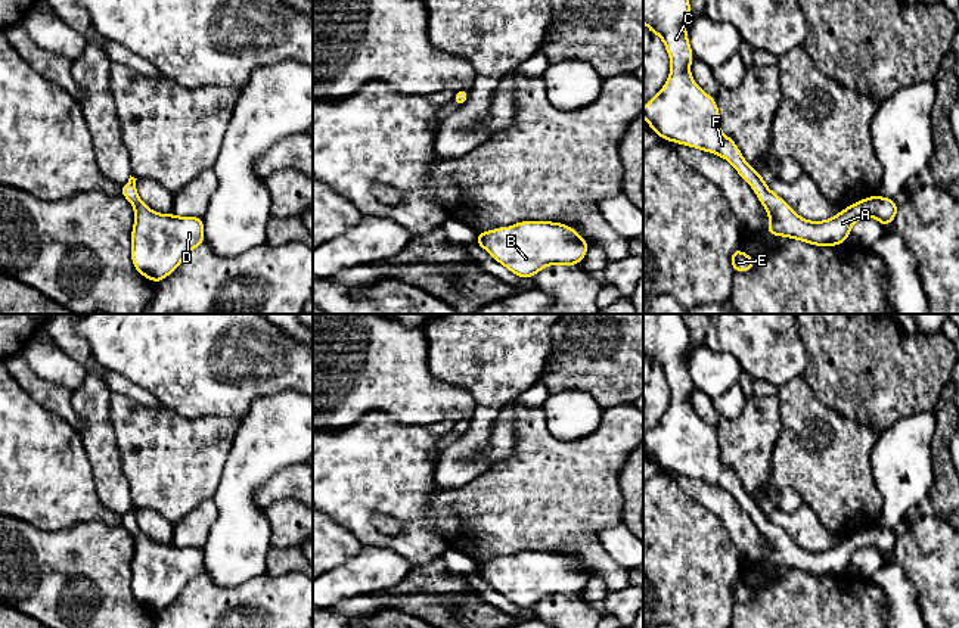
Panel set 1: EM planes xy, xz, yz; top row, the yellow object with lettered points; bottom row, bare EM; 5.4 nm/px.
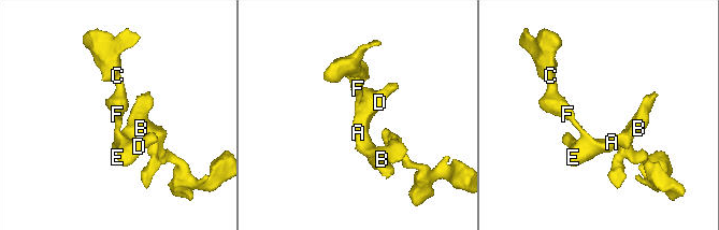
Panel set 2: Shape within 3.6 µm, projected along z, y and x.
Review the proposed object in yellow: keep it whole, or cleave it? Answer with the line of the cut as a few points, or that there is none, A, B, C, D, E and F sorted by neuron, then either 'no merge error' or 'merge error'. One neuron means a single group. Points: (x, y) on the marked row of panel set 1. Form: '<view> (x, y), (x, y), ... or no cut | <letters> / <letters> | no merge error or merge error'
no cut | A B C D E F | no merge error

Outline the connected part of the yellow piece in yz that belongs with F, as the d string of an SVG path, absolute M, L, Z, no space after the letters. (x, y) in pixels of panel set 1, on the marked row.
M643 0L643 24L659 35L670 56L670 75L657 96L643 108L648 125L662 139L721 156L733 165L755 192L770 218L767 233L797 239L814 246L845 243L853 224L873 217L884 227L896 220L894 199L873 195L844 208L823 221L800 217L782 198L766 186L764 178L744 159L736 143L721 133L716 99L692 78L690 50L685 22L689 0Z

